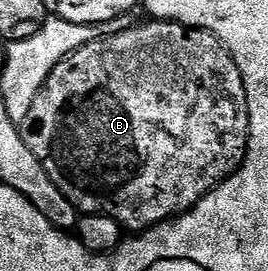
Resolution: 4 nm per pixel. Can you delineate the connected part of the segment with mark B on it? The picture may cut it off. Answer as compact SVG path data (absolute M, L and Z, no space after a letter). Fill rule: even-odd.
M153 19L148 23L150 25L137 25L134 29L122 28L115 35L87 43L83 48L76 49L71 56L63 58L43 83L39 95L35 95L35 103L31 103L31 111L27 111L27 119L19 123L23 143L31 155L43 163L43 171L51 175L51 183L59 187L61 194L72 203L78 214L110 217L118 221L125 231L144 231L155 225L164 225L166 221L192 209L212 189L240 169L249 149L247 91L243 87L243 75L235 59L225 50L225 44L205 29L191 29L177 21Z

